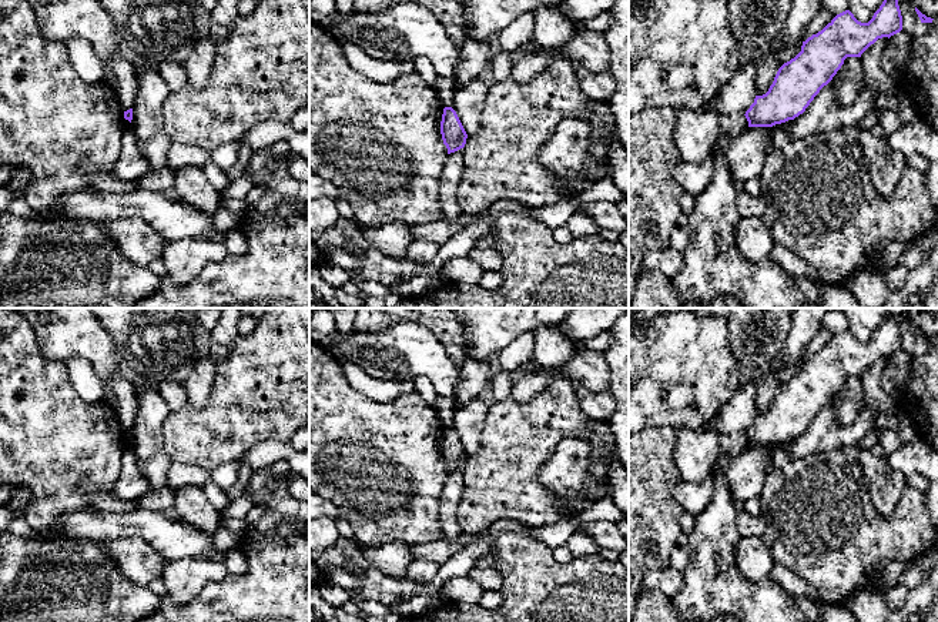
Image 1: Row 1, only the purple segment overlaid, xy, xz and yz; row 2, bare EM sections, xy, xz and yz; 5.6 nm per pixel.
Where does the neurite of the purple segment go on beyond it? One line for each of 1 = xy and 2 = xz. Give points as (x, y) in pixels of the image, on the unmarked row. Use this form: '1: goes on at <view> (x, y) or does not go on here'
1: does not go on here
2: does not go on here

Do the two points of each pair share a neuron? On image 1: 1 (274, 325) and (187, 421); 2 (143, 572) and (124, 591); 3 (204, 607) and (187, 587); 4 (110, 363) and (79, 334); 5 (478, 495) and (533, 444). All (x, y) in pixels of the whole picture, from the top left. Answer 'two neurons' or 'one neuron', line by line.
1: one neuron
2: two neurons
3: two neurons
4: one neuron
5: one neuron

